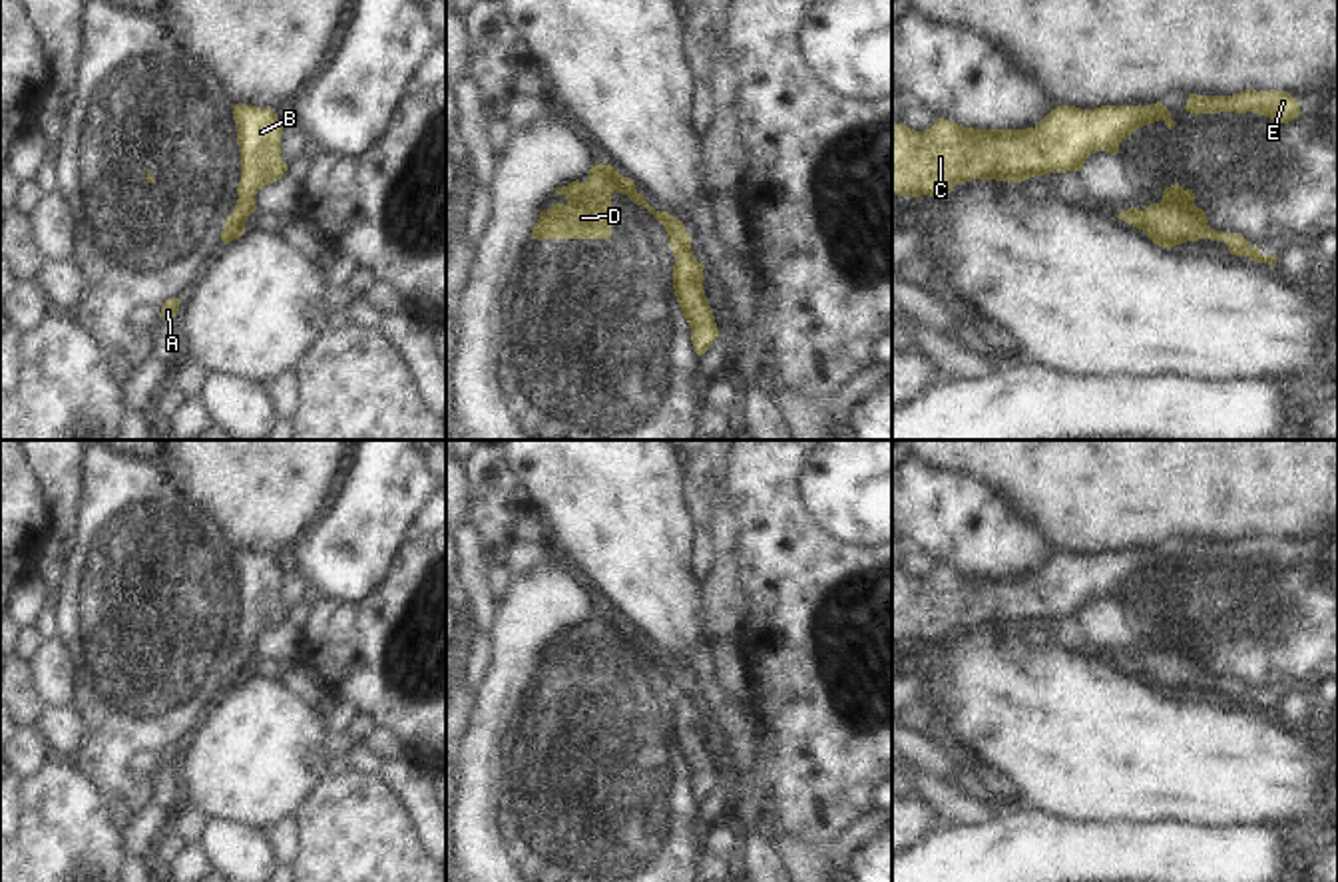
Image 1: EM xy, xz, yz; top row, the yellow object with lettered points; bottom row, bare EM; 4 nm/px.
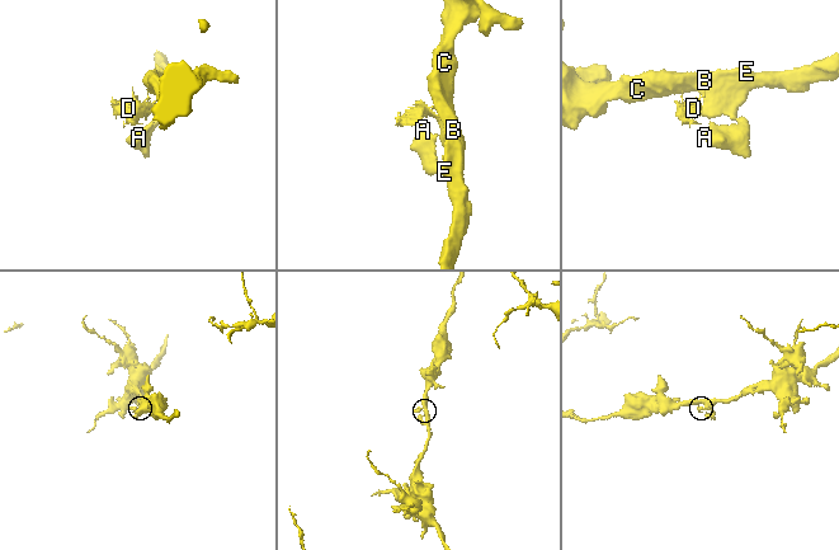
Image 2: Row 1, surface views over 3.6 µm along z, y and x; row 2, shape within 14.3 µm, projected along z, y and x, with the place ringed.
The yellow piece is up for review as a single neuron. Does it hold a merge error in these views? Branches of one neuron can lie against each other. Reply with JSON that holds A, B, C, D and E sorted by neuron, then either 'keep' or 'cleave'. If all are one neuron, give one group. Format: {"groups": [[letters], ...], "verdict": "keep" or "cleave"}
{"groups": [["A", "B", "C", "E"], ["D"]], "verdict": "cleave"}

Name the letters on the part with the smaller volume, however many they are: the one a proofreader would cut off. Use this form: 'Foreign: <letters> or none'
Foreign: D

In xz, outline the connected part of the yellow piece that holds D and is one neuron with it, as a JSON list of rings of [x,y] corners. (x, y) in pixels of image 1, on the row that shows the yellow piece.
[[[611,163],[591,165],[585,183],[575,179],[567,187],[558,187],[556,193],[563,195],[567,203],[542,211],[532,239],[609,239],[613,191],[645,207],[665,227],[673,255],[691,245],[685,225],[667,211],[655,211],[635,189],[635,181],[621,177]]]

